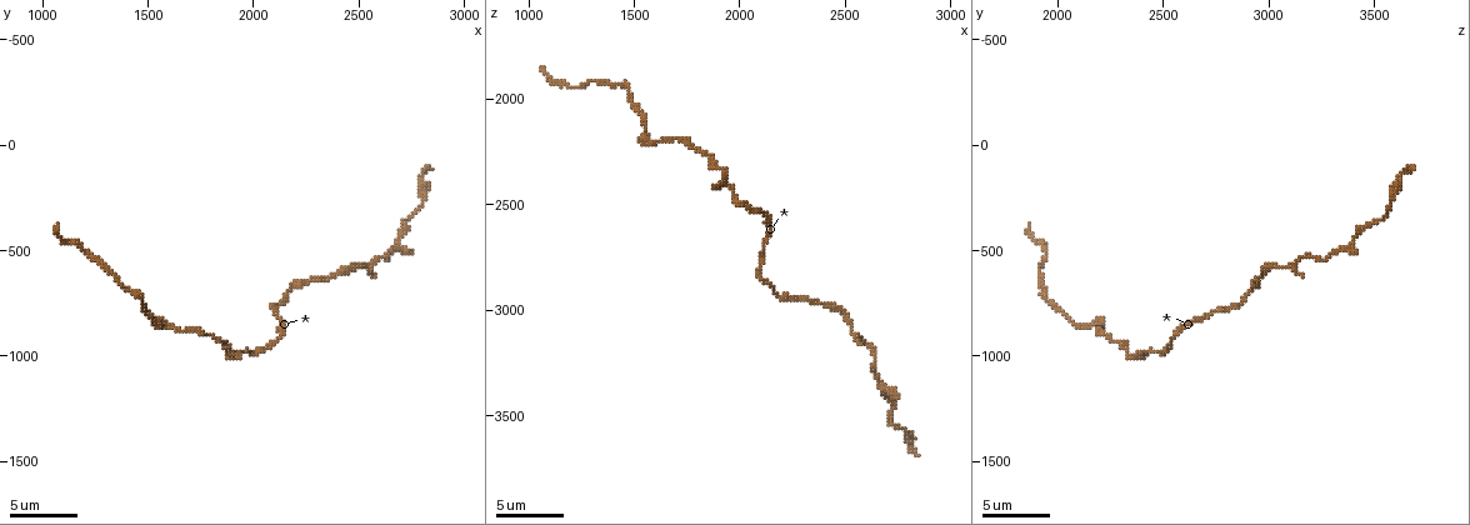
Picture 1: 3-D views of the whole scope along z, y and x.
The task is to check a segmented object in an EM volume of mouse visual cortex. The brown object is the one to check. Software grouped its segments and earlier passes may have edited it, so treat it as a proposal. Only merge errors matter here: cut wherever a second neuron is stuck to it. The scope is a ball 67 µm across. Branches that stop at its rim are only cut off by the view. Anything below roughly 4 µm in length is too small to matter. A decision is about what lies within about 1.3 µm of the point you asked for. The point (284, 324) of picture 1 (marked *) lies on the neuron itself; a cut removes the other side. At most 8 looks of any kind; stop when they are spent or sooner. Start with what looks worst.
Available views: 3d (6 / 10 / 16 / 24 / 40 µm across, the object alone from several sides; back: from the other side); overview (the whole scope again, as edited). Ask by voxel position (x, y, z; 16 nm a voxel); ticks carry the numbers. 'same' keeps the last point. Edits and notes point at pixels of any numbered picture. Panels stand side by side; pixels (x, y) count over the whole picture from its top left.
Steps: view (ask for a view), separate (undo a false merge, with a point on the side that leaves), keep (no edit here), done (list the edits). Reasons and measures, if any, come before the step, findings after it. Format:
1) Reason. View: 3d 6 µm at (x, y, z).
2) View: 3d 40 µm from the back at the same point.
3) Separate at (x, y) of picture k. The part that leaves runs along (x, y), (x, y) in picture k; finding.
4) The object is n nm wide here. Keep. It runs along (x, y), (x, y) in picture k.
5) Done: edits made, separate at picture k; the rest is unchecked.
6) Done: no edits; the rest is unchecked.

Three arms meet. View: 3d 10 µm at (2530, 590, 3080).

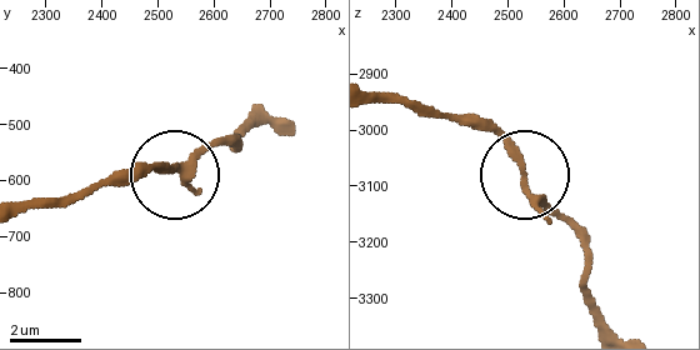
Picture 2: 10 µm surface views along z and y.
The object is 190 nm wide here. Keep. It runs along (373, 98), (489, 131), (575, 235) in picture 2; all the same neuron.

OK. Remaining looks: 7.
Sudden change in width. View: 3d 10 µm at (1930, 990, 2380).

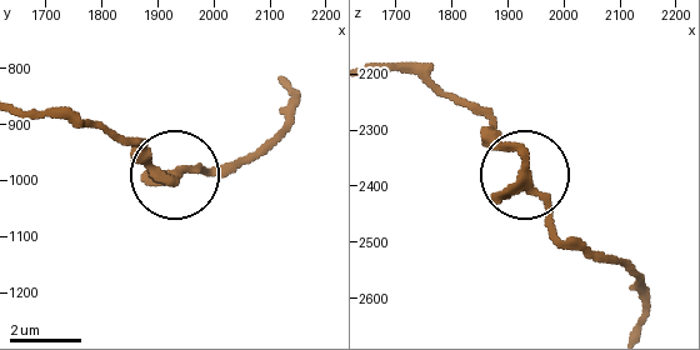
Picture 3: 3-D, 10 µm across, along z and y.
The object is 230 nm wide here. Keep. It runs along (295, 100), (286, 124), (241, 156), (170, 178), (110, 128) in picture 3; one neuron here.

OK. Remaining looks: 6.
Calibre changes. View: 3d 10 µm at (1610, 870, 2210).

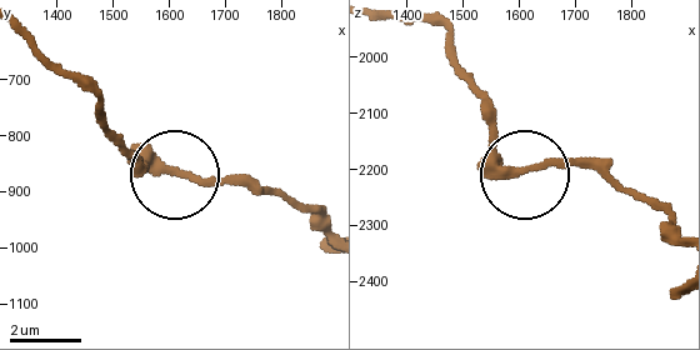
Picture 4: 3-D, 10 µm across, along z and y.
The object is 320 nm wide here. Keep. It runs along (673, 224), (583, 168), (511, 168), (488, 101) in picture 4; all the same neuron.

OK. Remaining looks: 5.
Thick turns thin. View: 3d 16 µm at (2280, 640, 2940).

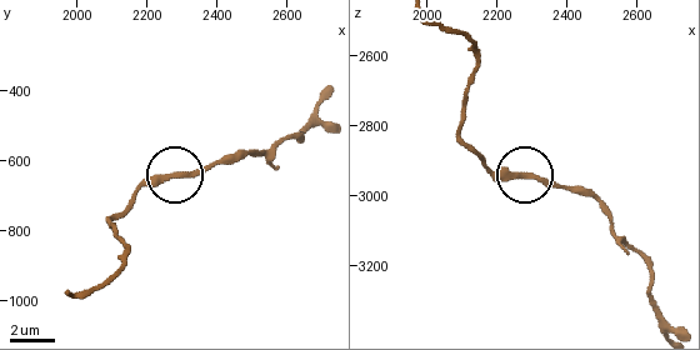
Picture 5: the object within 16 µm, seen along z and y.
Keep. It runs along (478, 64), (461, 113), (466, 146), (494, 171), (588, 190) in picture 5; one neuron here.

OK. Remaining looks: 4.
Done: no edits; the rest is unchecked.

